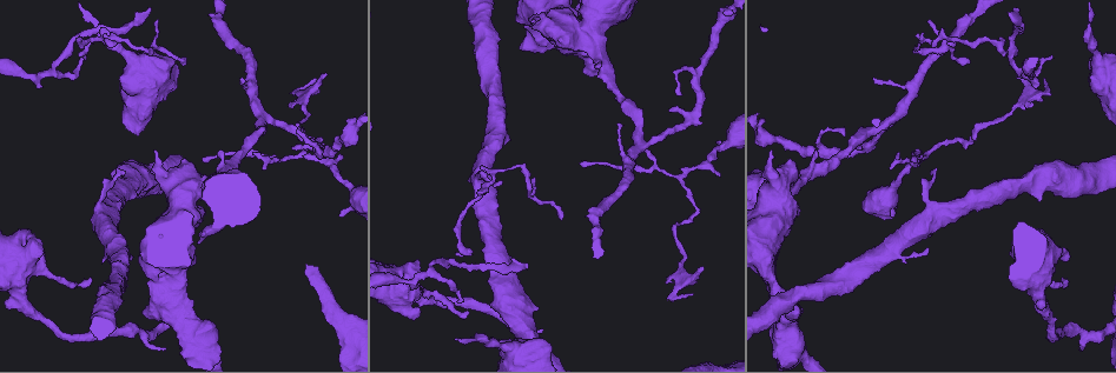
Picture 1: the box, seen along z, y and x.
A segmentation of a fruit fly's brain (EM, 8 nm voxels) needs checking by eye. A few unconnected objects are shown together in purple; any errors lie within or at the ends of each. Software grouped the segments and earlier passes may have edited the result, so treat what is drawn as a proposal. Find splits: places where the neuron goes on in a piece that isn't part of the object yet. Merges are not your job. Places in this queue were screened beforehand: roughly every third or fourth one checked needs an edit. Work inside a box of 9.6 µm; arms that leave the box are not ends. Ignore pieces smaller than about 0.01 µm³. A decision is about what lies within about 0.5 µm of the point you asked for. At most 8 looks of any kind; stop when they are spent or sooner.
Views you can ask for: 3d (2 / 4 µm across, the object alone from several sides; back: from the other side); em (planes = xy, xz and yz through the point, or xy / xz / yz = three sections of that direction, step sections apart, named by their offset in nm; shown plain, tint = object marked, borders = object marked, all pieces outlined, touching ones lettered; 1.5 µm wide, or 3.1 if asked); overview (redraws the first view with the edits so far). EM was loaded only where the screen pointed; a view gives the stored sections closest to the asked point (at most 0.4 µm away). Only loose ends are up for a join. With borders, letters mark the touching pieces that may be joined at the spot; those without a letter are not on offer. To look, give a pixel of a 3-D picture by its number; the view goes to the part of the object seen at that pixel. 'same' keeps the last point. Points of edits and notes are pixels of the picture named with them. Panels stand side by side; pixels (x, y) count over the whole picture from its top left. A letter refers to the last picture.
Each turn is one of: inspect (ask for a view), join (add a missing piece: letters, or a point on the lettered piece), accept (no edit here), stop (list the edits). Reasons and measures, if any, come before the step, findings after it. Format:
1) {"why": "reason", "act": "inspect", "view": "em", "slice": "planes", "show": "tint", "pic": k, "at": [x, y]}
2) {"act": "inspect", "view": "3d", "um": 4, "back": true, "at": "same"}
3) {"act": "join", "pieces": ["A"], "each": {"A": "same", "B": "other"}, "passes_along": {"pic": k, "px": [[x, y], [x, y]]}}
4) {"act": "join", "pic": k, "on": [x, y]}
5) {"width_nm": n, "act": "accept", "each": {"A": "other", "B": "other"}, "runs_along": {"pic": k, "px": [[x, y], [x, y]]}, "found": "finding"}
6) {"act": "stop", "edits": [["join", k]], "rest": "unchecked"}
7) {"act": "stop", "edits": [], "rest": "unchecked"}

{"why": "an open end", "act": "inspect", "view": "3d", "um": 2, "back": true, "pic": 1, "at": [795, 312]}

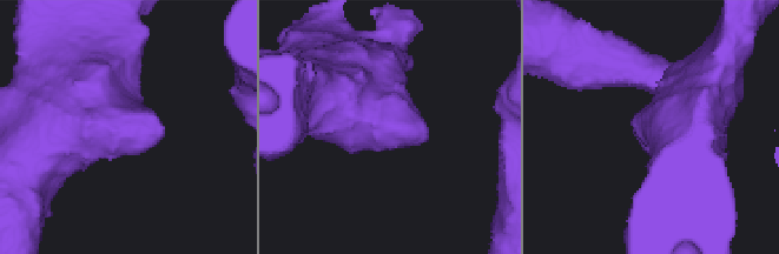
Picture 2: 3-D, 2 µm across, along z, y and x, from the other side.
{"act": "inspect", "view": "em", "slice": "xz", "step": 4, "show": "borders", "pic": 2, "at": [163, 128]}

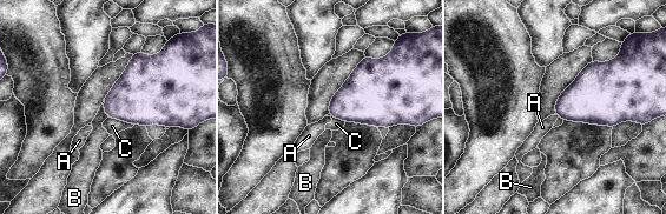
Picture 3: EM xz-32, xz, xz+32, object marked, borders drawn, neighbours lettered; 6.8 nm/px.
{"width_nm": 260, "act": "accept", "each": {"A": "other", "B": "other", "C": "other"}, "border": {"pic": 3, "px": [[104, 99], [104, 113], [107, 116]]}, "found": "no lettered piece goes on from it"}

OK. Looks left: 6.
{"why": "an open end", "act": "inspect", "view": "em", "slice": "xz", "step": 4, "show": "tint", "pic": 1, "at": [253, 154]}

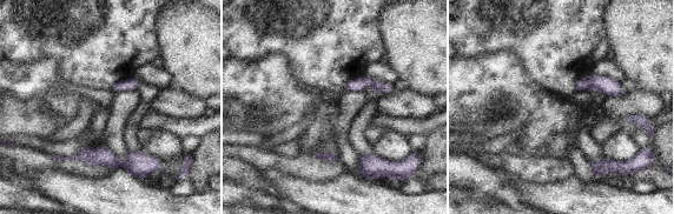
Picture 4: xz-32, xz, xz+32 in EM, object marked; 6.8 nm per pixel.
{"why": "cut it another way", "act": "inspect", "view": "em", "slice": "planes", "show": "borders", "at": "same"}

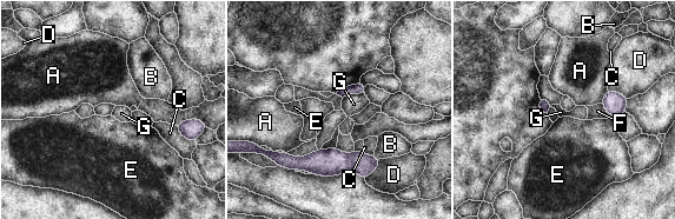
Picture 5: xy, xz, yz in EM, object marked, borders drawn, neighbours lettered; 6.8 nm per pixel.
{"width_nm": 70, "act": "accept", "each": {"A": "other", "B": "other", "C": "other", "D": "other", "E": "other", "F": "other", "G": "other"}, "border": {"pic": 5, "px": [[364, 93], [350, 93], [343, 98]]}, "found": "no lettered piece goes on from it"}

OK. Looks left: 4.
{"why": "tapers out", "act": "inspect", "view": "3d", "um": 2, "pic": 1, "at": [342, 155]}

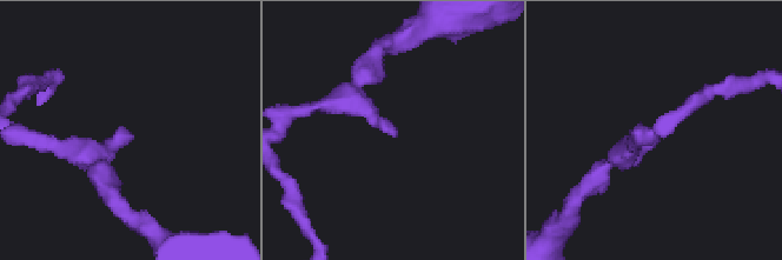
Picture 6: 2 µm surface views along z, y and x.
{"act": "inspect", "view": "em", "slice": "planes", "show": "borders", "pic": 6, "at": [397, 137]}

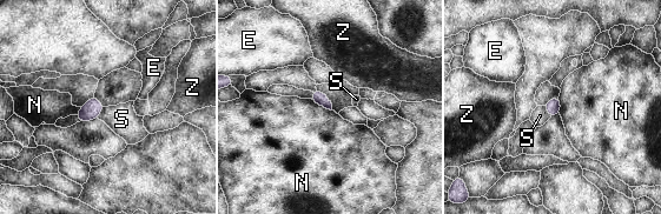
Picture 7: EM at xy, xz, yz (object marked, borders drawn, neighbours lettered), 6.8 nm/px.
{"act": "accept", "each": {"E": "other", "N": "other", "S": "other", "Z": "other"}, "border": {"pic": 7, "px": [[310, 99], [331, 111]]}, "found": "none of them fits"}

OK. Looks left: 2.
{"act": "stop", "edits": [], "rest": "unchecked"}

